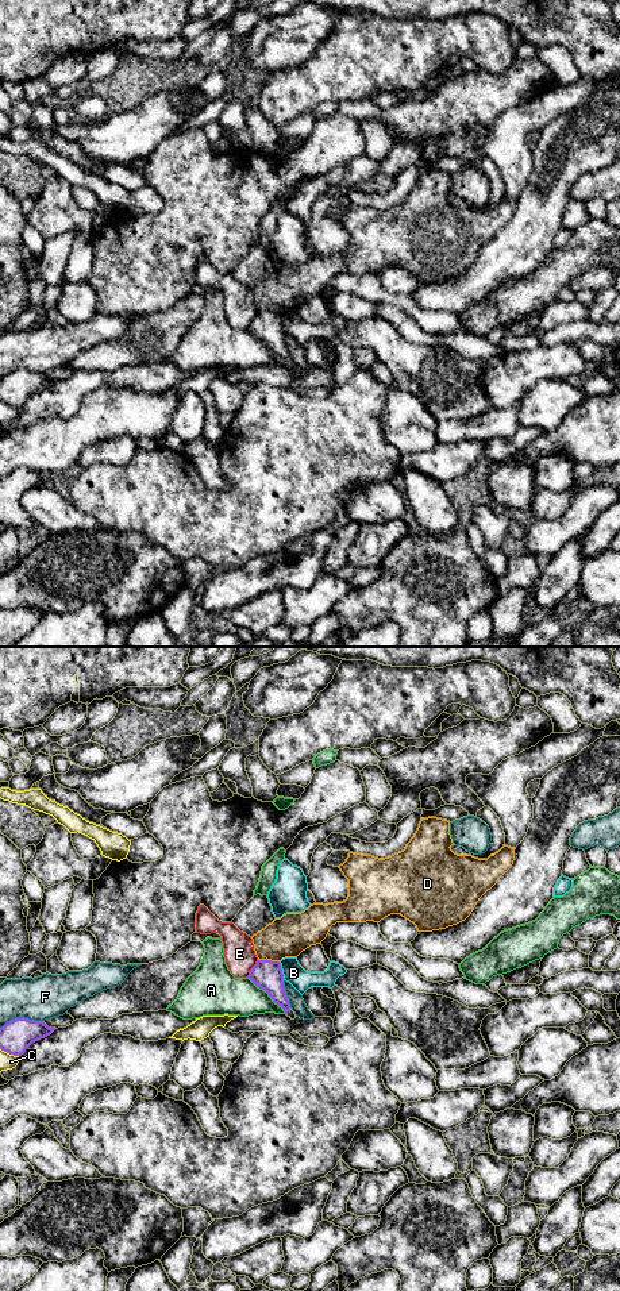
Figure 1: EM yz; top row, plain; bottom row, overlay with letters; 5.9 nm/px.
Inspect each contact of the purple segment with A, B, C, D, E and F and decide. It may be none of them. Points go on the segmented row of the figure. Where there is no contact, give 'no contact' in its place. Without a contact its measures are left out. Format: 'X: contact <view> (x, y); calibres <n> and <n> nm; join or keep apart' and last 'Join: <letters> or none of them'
A: contact yz (268, 993); calibres 180 and 240 nm; keep apart
B: contact yz (281, 971); calibres 180 and 120 nm; keep apart
C: contact yz (10, 1054); calibres 190 and 100 nm; keep apart
D: contact yz (269, 960); calibres 180 and 240 nm; keep apart
E: contact yz (251, 968); calibres 180 and 180 nm; keep apart
F: contact yz (22, 1017); calibres 190 and 260 nm; keep apart
Join: none of them

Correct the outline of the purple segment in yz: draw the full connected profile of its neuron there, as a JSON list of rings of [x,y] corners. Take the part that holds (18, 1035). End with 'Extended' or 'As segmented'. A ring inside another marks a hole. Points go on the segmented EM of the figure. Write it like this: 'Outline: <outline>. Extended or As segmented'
Outline: [[[15,1018],[0,1028],[0,1049],[22,1056],[35,1041],[50,1036],[55,1028],[49,1028],[43,1021]]]. As segmented

